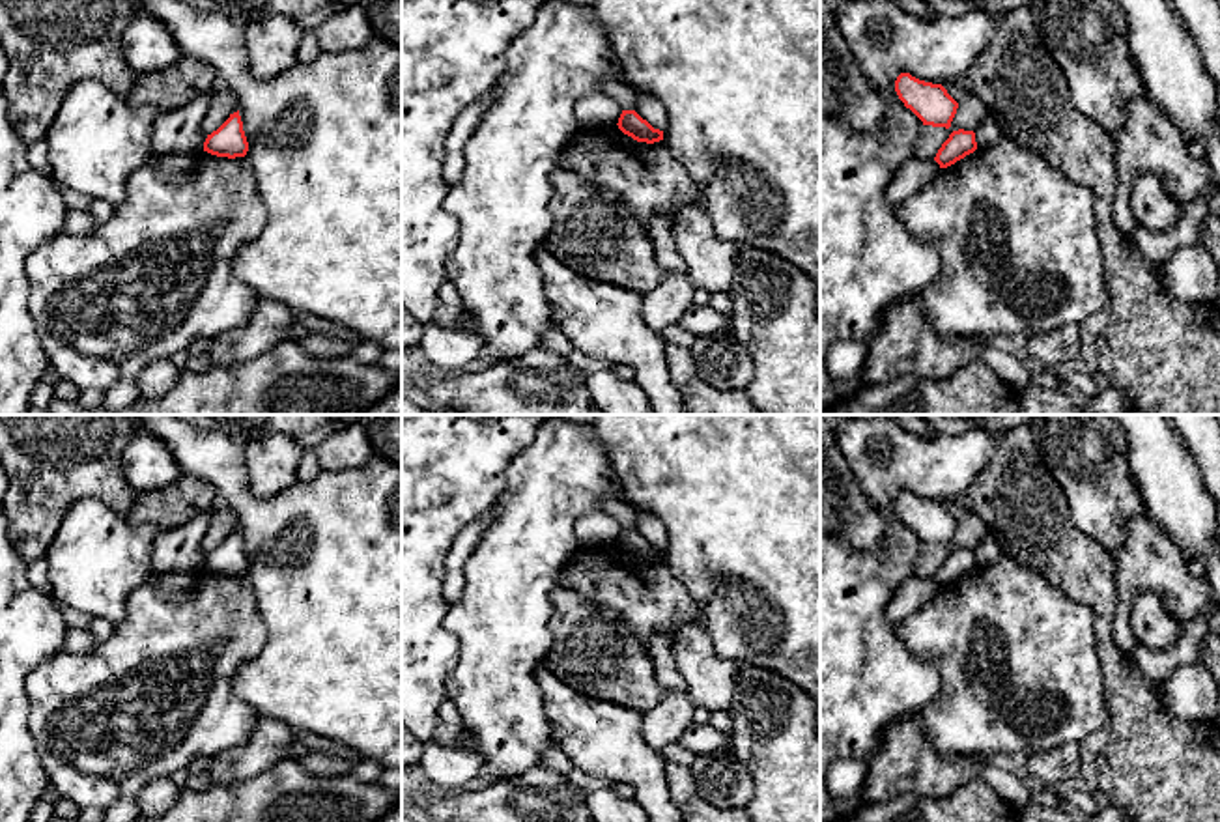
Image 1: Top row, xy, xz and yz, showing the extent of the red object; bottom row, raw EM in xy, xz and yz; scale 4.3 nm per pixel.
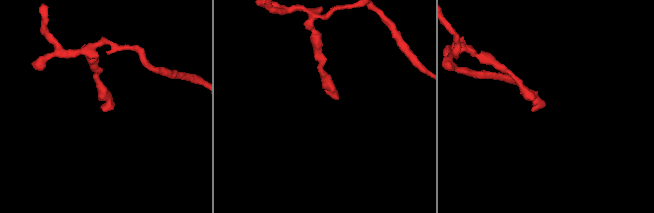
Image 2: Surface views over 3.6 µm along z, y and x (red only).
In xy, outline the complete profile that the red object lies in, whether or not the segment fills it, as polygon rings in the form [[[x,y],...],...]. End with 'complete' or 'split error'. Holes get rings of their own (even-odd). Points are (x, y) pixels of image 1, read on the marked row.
[[[239,110],[230,114],[230,118],[204,142],[204,151],[217,157],[245,157],[248,151],[248,142],[243,131],[243,121]]] | complete

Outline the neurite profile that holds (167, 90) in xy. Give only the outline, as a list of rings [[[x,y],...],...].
[[[181,56],[166,69],[136,77],[127,101],[131,106],[149,105],[159,112],[174,112],[194,97],[217,90],[219,78],[209,64]]]

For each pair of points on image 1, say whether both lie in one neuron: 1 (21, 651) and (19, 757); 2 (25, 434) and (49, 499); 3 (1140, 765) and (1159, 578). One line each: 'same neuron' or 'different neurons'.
1: same neuron
2: same neuron
3: different neurons

